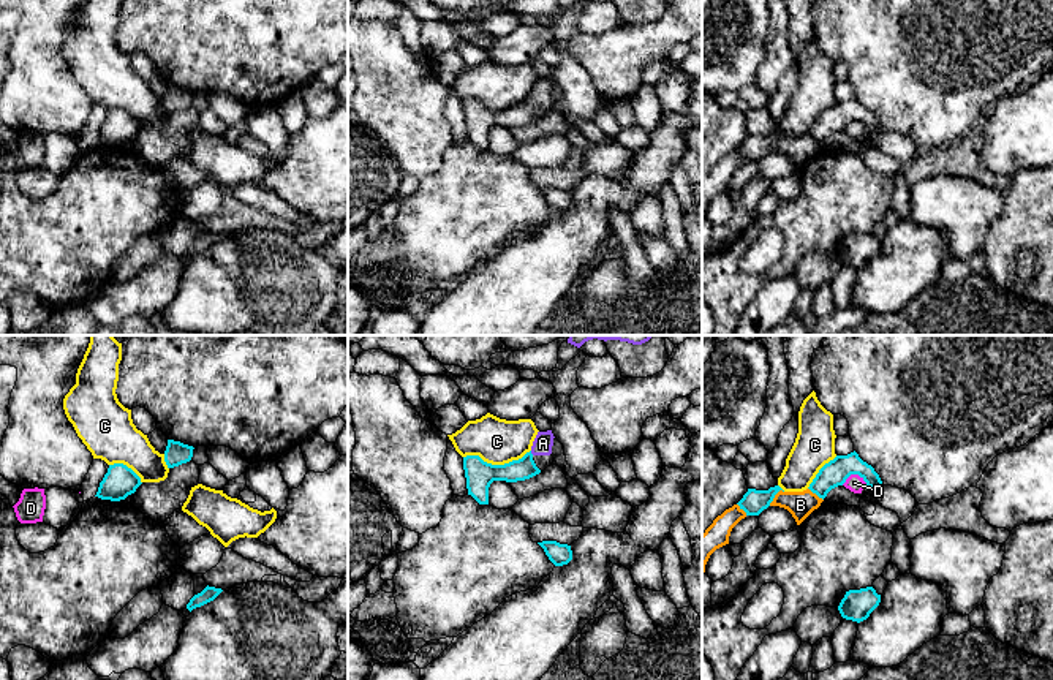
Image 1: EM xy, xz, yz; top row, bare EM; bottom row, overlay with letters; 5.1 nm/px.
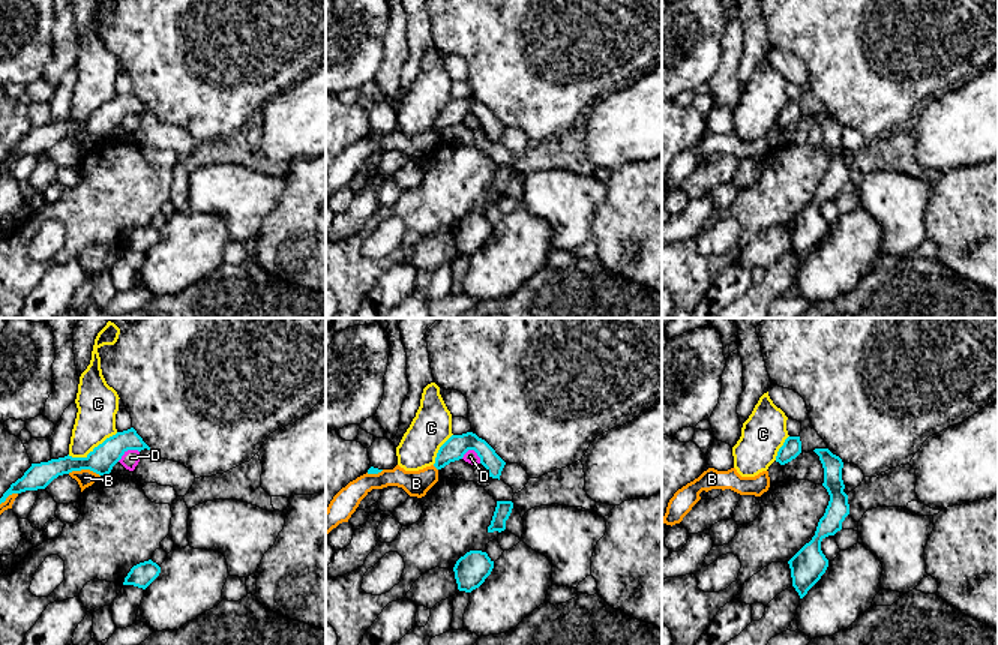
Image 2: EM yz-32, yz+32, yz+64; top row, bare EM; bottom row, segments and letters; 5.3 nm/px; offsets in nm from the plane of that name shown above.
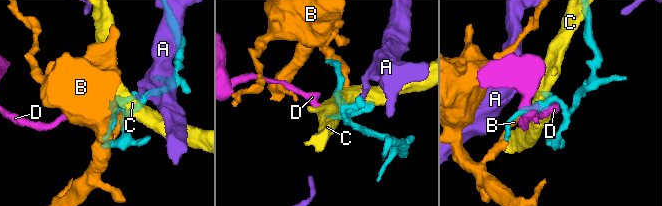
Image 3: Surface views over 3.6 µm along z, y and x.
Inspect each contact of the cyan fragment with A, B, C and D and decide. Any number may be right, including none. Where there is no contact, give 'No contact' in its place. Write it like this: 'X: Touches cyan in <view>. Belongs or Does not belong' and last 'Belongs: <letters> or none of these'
A: Touches cyan in xz. Does not belong
B: Touches cyan in yz. Does not belong
C: Touches cyan in xz. Does not belong
D: Touches cyan in yz. Does not belong
Belongs: none of these

